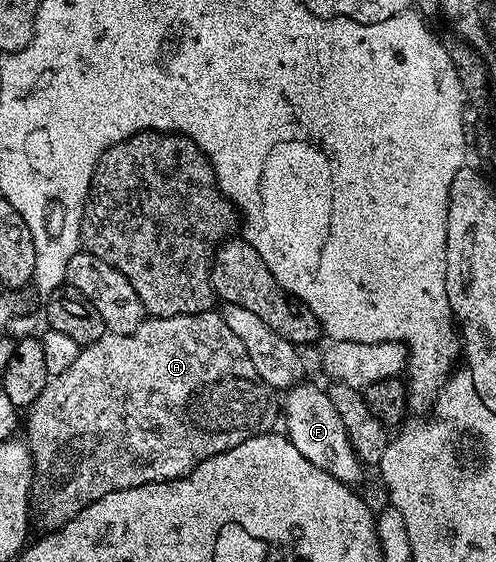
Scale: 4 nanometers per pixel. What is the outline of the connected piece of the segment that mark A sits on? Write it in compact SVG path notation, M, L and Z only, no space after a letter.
M210 311L208 313L192 313L191 315L179 315L178 317L149 317L141 322L141 326L130 333L111 333L105 332L95 343L84 346L79 355L79 359L75 359L75 363L71 363L71 367L67 367L67 371L63 371L63 375L58 377L50 377L47 387L43 387L43 395L39 395L39 399L35 399L33 405L28 406L27 413L29 418L24 418L23 434L24 440L29 447L29 453L33 457L33 484L31 486L31 513L35 518L35 525L41 528L41 531L56 531L62 529L72 517L79 515L79 511L83 511L83 507L87 507L91 503L95 503L103 495L111 495L115 491L123 491L131 487L139 487L140 485L150 485L156 481L173 481L176 477L186 477L189 472L199 463L203 463L207 459L211 459L215 455L227 452L231 447L239 447L239 443L243 443L252 437L258 437L261 433L270 432L274 428L273 425L279 421L279 405L273 402L275 397L274 390L270 389L259 375L259 371L255 371L255 363L251 363L251 359L247 355L247 347L243 347L243 343L239 343L239 335L235 335L235 331L231 331L231 327L227 327L227 323L222 319L220 312Z

